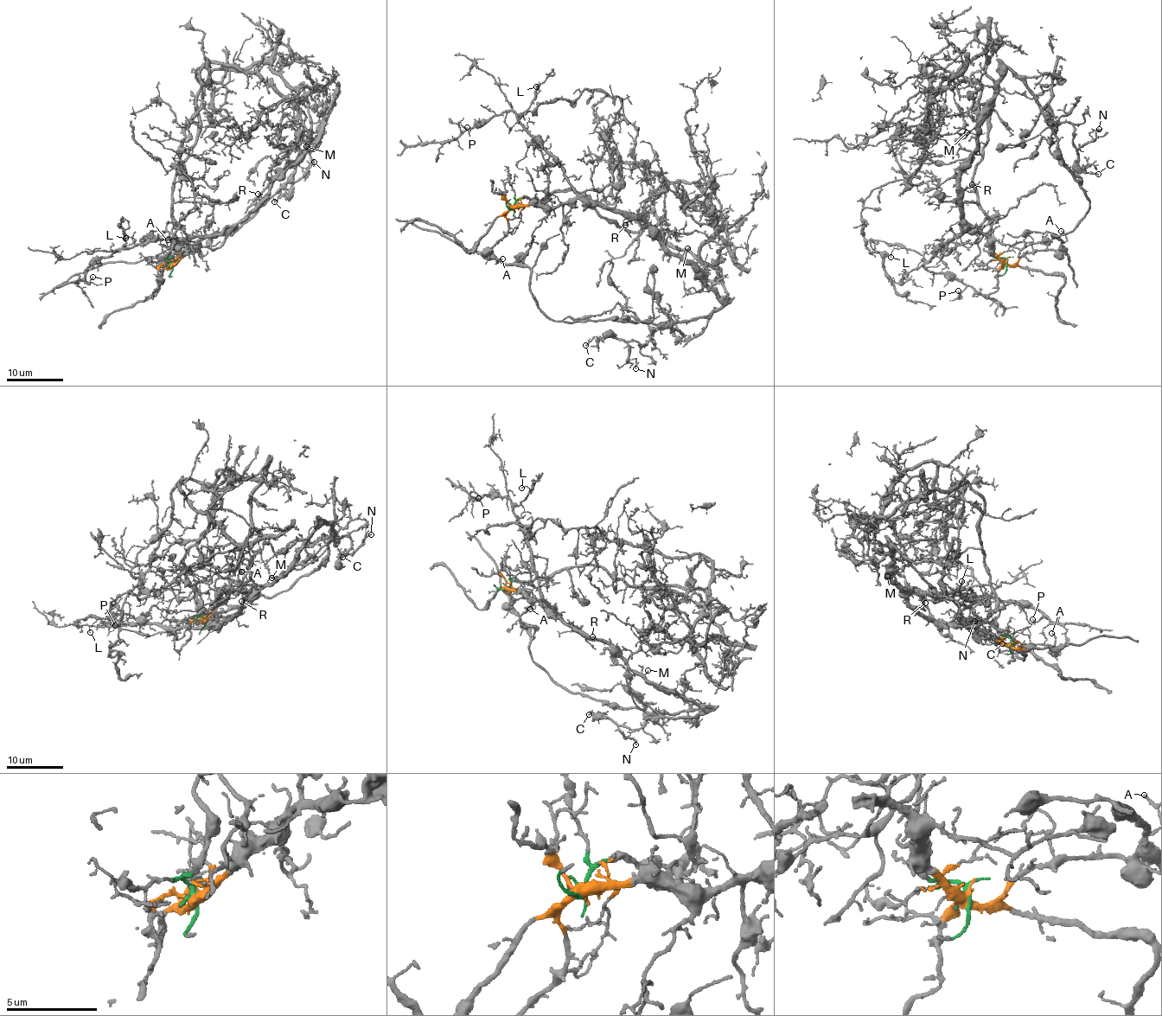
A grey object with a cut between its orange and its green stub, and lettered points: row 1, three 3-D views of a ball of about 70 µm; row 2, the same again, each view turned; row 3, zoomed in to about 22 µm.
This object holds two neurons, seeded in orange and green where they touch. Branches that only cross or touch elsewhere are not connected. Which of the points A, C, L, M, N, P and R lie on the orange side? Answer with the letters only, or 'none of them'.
A, C, L, M, N, P, R

